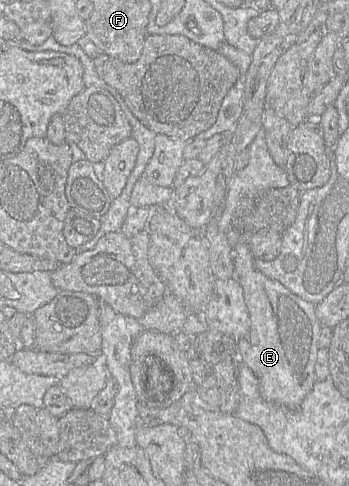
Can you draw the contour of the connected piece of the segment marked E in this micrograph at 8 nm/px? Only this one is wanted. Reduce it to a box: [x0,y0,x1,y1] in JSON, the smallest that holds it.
[233,242,322,408]

